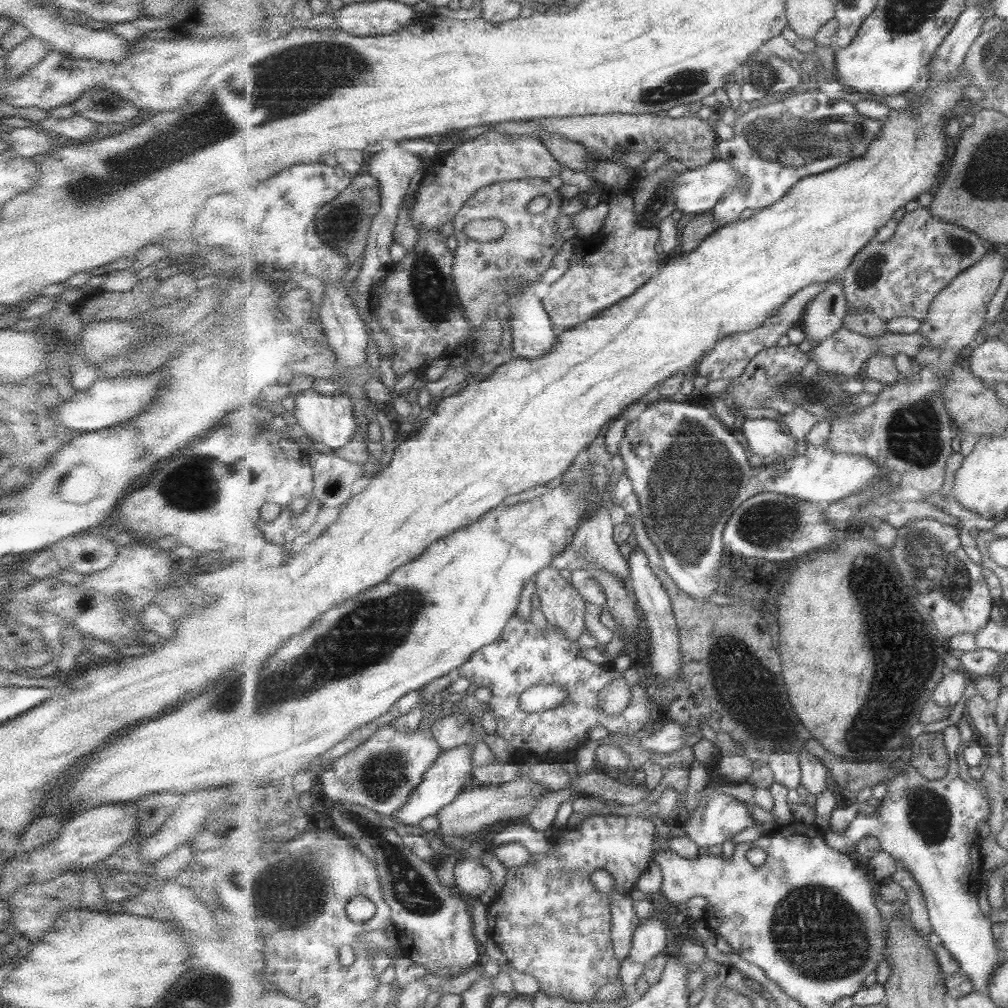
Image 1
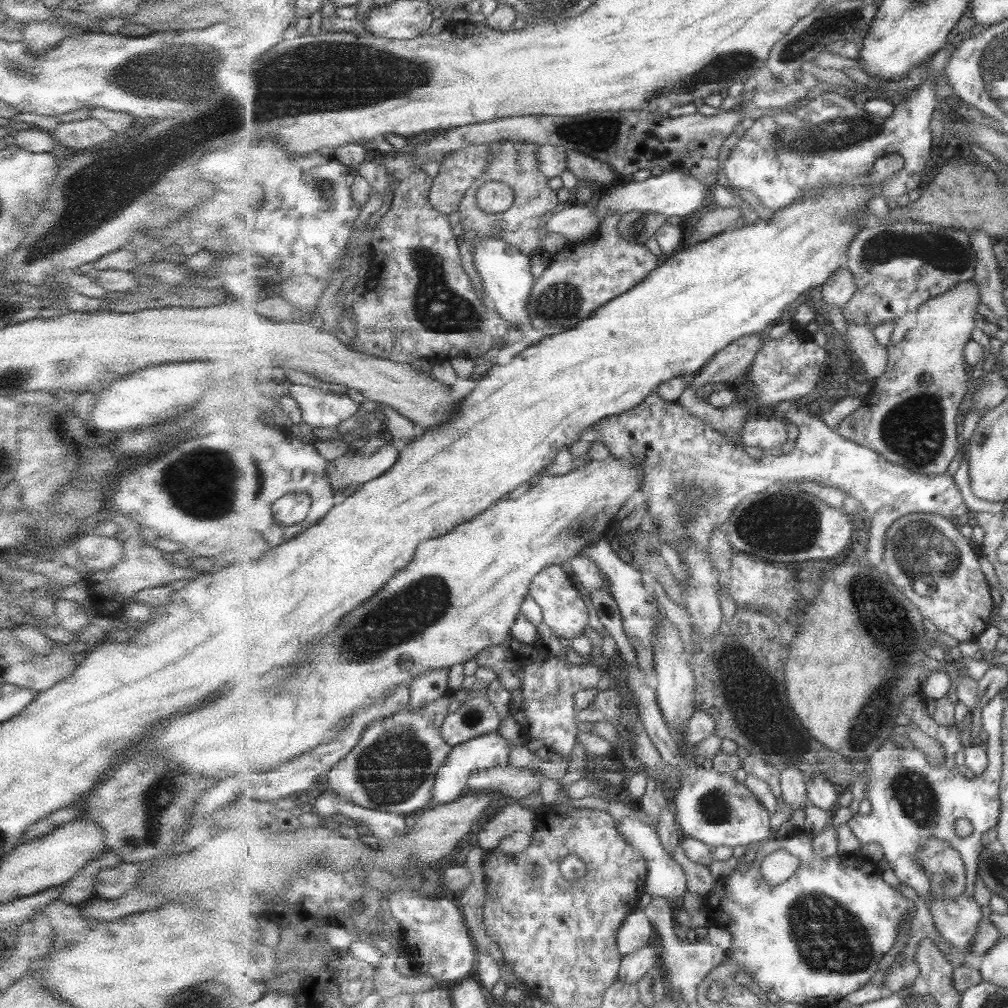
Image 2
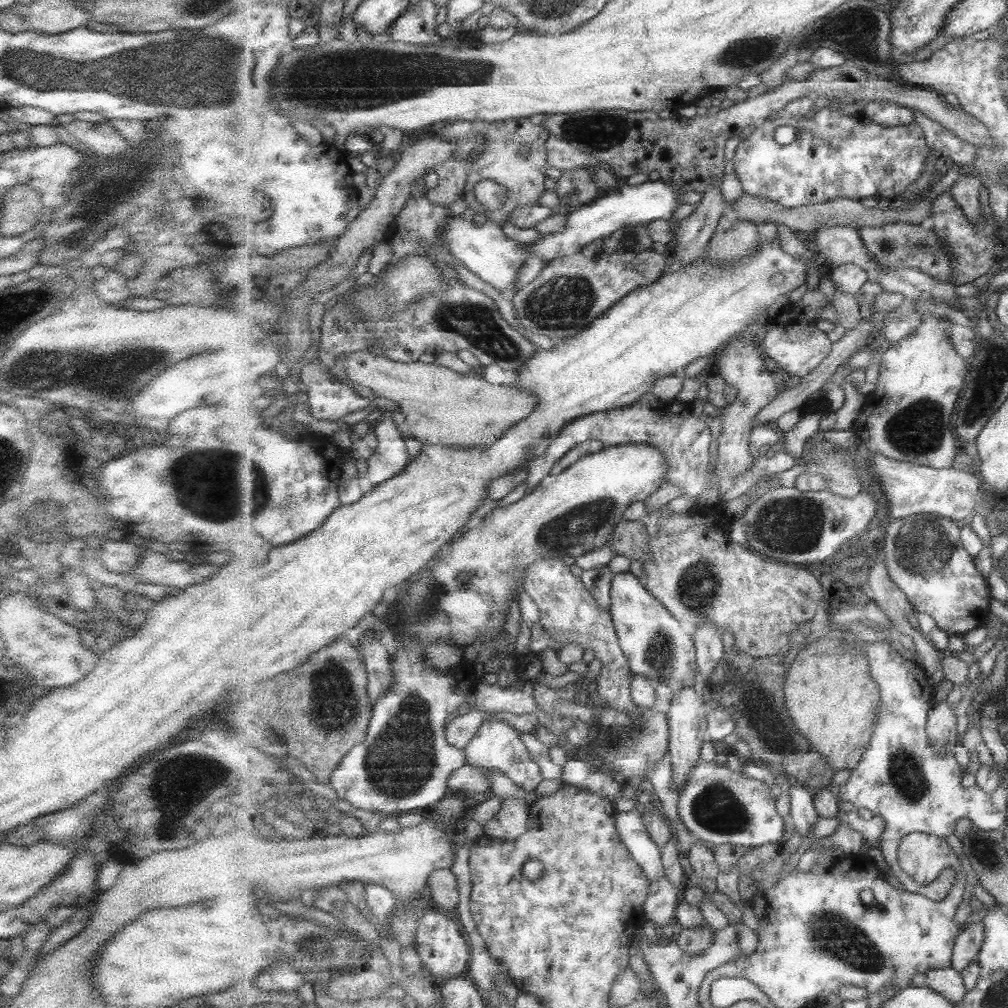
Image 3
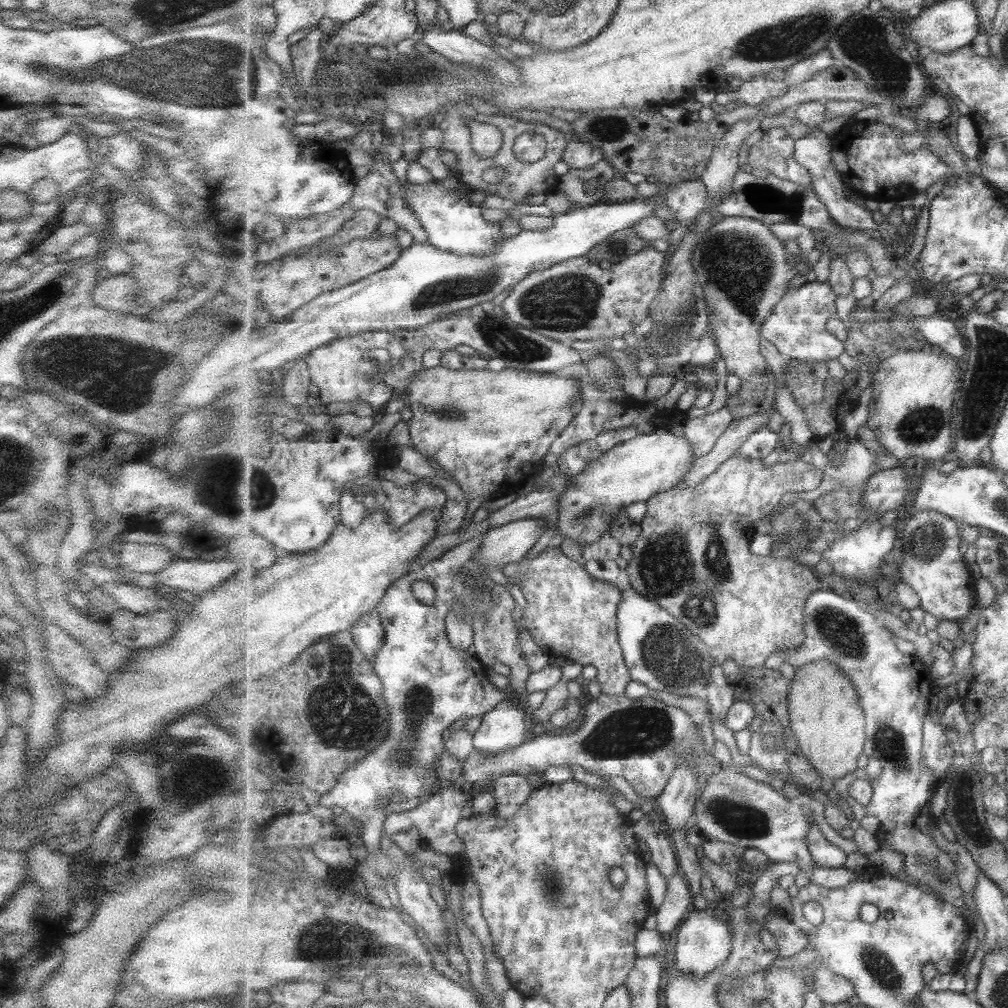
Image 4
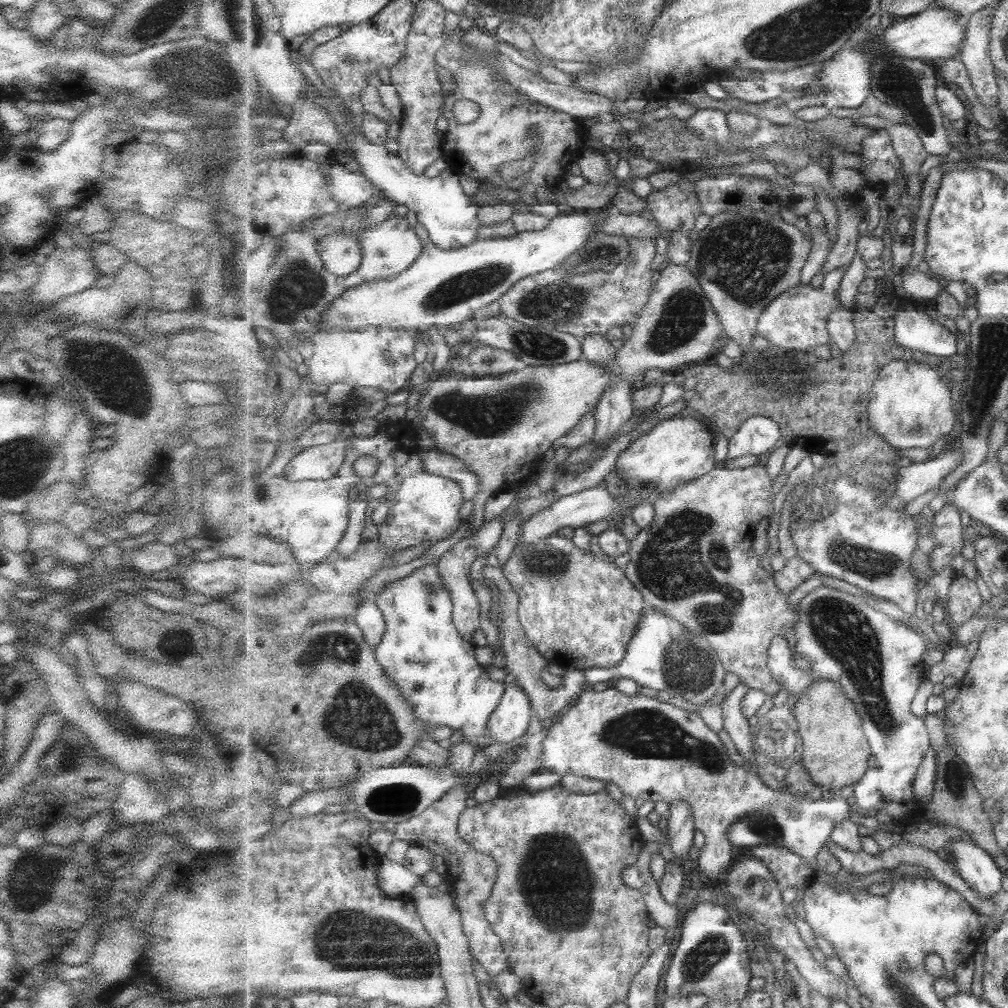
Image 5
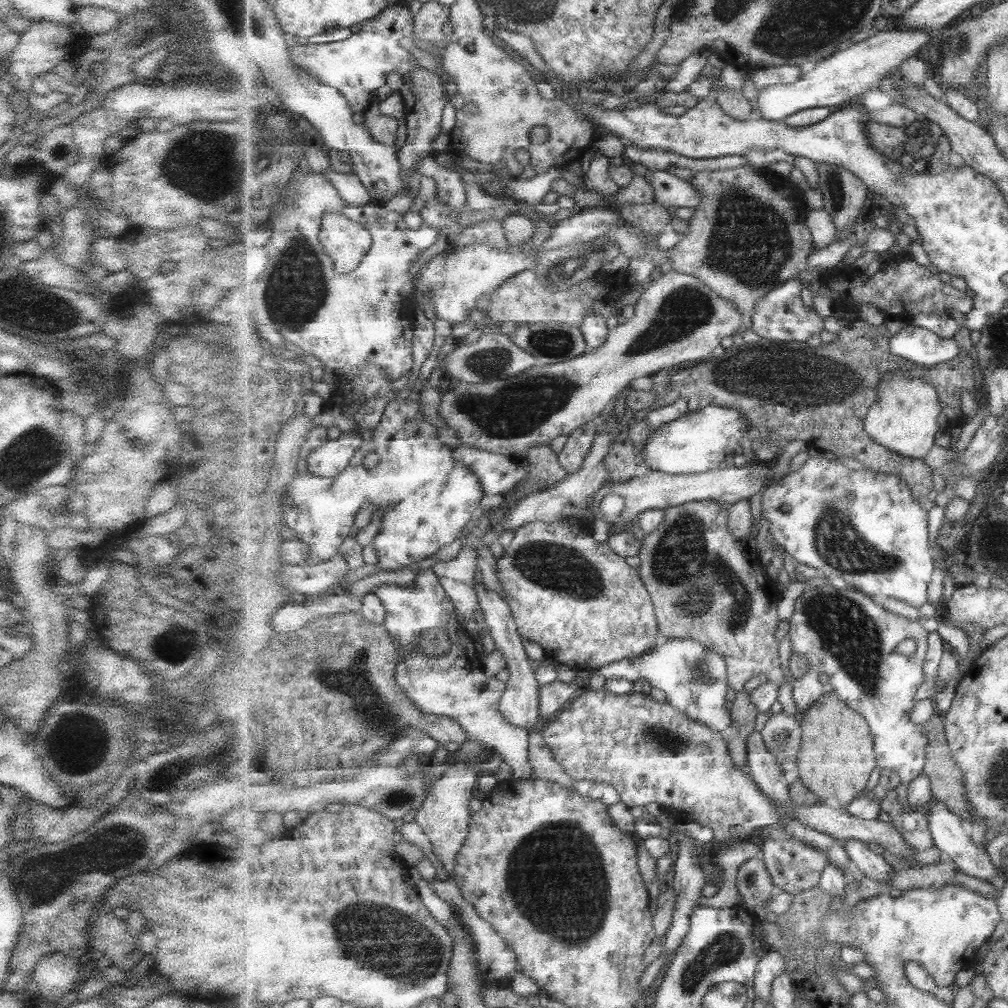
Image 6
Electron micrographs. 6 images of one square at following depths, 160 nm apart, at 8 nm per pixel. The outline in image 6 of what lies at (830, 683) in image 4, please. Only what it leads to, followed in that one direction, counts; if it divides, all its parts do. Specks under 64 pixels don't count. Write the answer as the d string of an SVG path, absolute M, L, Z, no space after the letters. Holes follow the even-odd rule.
M834 693L823 695L802 716L802 747L797 756L800 781L816 794L819 800L836 798L842 809L866 792L871 772L877 768L874 735L867 719L847 706Z

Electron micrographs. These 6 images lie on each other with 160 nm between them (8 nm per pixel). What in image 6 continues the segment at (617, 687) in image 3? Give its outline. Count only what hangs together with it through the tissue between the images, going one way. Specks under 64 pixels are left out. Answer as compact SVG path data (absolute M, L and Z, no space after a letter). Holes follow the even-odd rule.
M563 517L556 520L555 523L527 523L516 530L516 535L511 545L504 548L502 557L498 560L498 577L503 590L508 594L508 602L512 608L514 621L518 626L518 631L523 638L537 642L544 652L545 658L553 662L568 665L572 670L594 671L601 666L607 666L614 662L625 659L641 658L644 654L655 650L655 647L661 641L660 628L658 627L658 618L656 617L654 601L647 590L646 584L641 578L639 570L632 568L627 564L627 560L622 555L616 554L611 550L606 542L597 542L593 534L587 534L589 530L583 530L577 526L571 517Z

